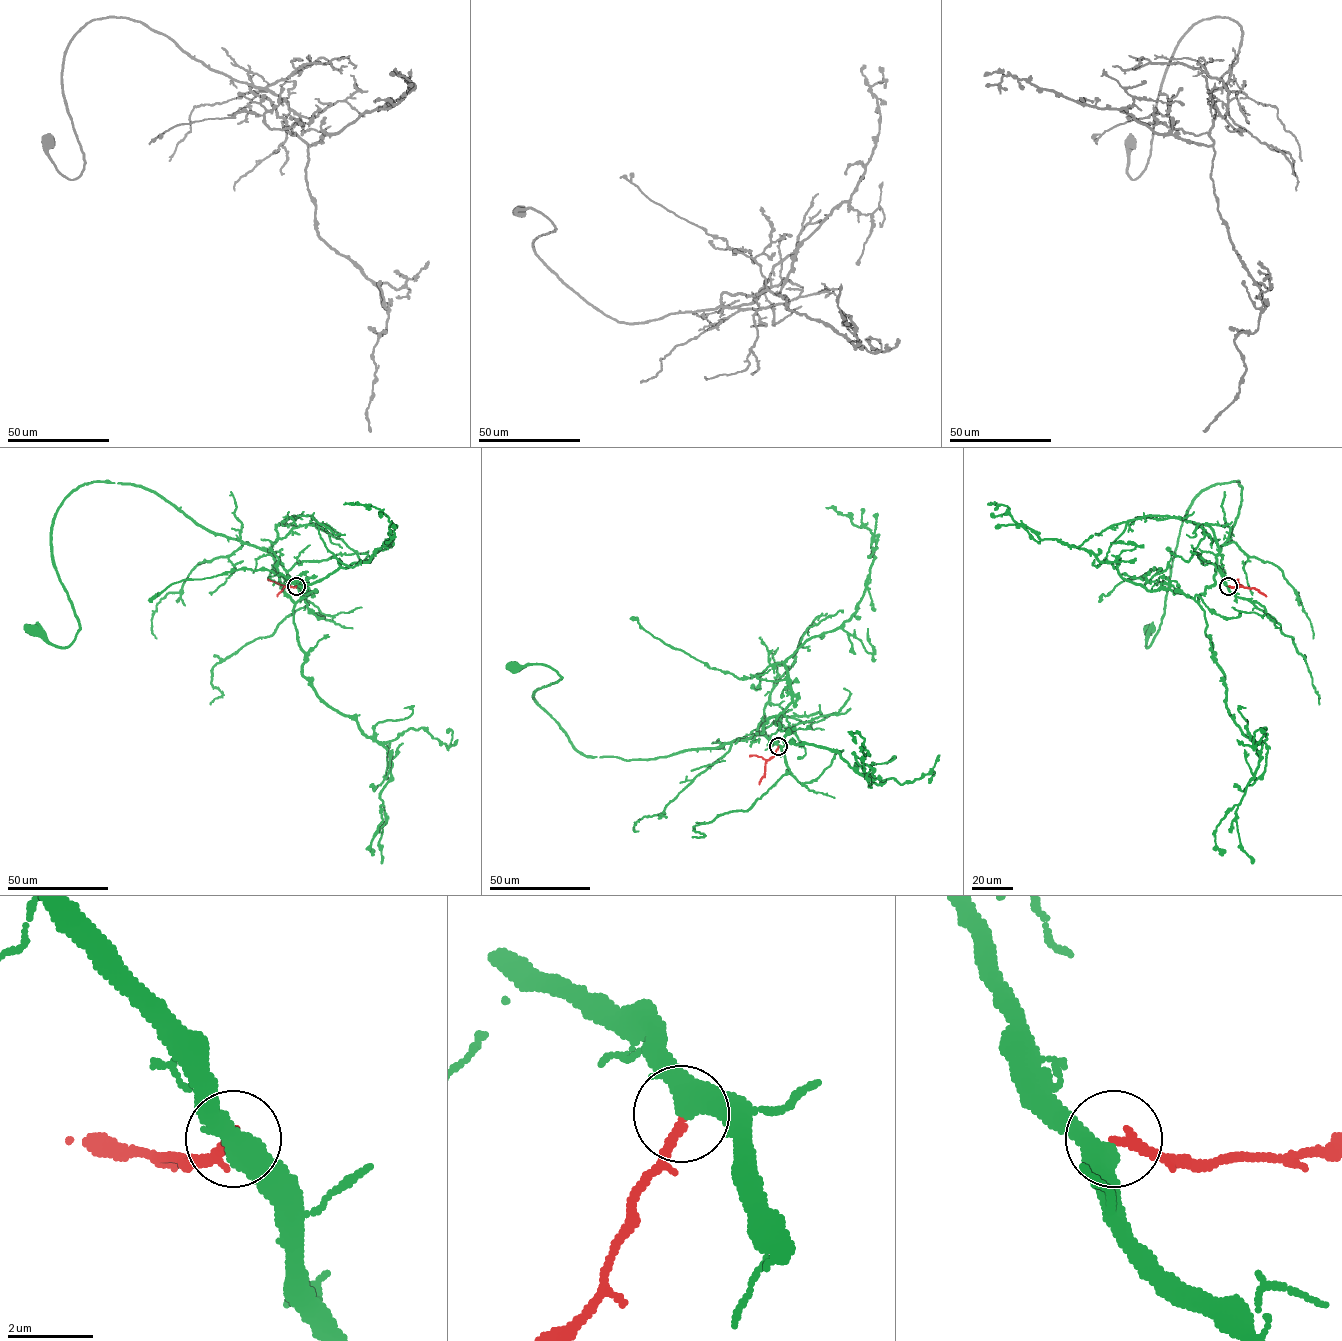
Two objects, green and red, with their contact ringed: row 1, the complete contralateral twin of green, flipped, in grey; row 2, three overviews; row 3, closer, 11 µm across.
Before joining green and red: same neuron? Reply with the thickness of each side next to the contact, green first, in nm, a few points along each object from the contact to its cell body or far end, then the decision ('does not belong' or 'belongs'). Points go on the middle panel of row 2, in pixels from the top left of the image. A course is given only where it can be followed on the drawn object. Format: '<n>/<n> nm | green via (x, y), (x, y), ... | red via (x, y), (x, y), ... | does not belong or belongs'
460/200 nm | green via (778, 746), (754, 734), (652, 758), (587, 757), (533, 698), (562, 677), (547, 666), (512, 665) | red via (778, 747), (766, 762), (765, 775), (759, 784) | belongs

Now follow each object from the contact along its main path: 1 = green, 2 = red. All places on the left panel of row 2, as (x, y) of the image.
1: (296, 586), (266, 551), (154, 492), (90, 482), (51, 531), (80, 630), (65, 647), (30, 631)
2: (296, 586), (284, 587), (277, 596)

